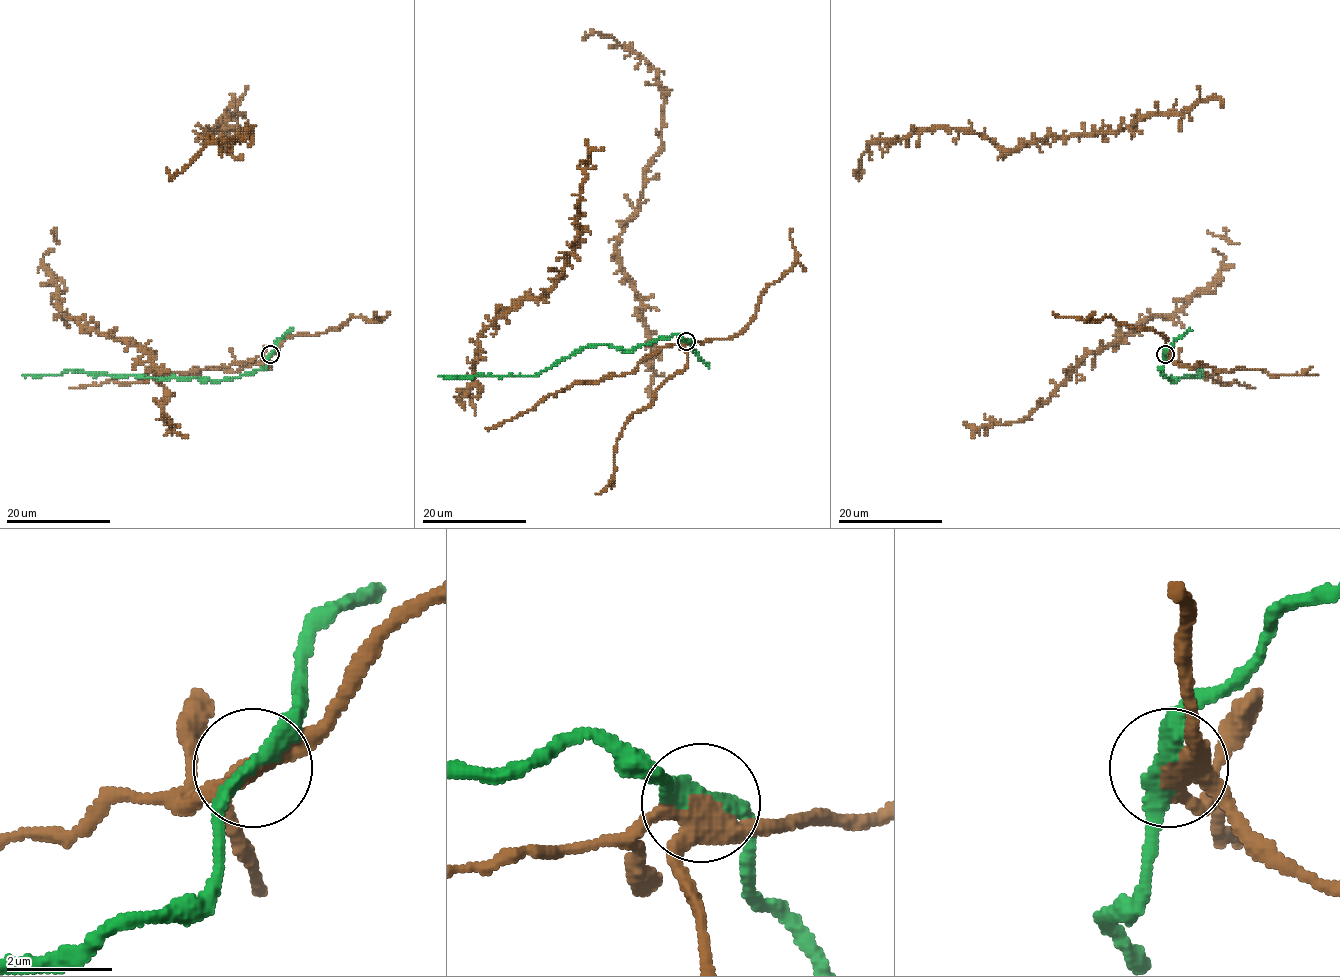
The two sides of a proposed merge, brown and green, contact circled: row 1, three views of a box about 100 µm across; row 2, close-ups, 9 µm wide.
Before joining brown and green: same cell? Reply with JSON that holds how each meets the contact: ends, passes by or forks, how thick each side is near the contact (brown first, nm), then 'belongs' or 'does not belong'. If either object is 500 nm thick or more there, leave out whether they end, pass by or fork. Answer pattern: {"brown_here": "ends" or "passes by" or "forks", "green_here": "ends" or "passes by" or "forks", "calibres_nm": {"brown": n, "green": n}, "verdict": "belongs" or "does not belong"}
{"brown_here": "forks", "green_here": "passes by", "calibres_nm": {"brown": 300, "green": 320}, "verdict": "does not belong"}

